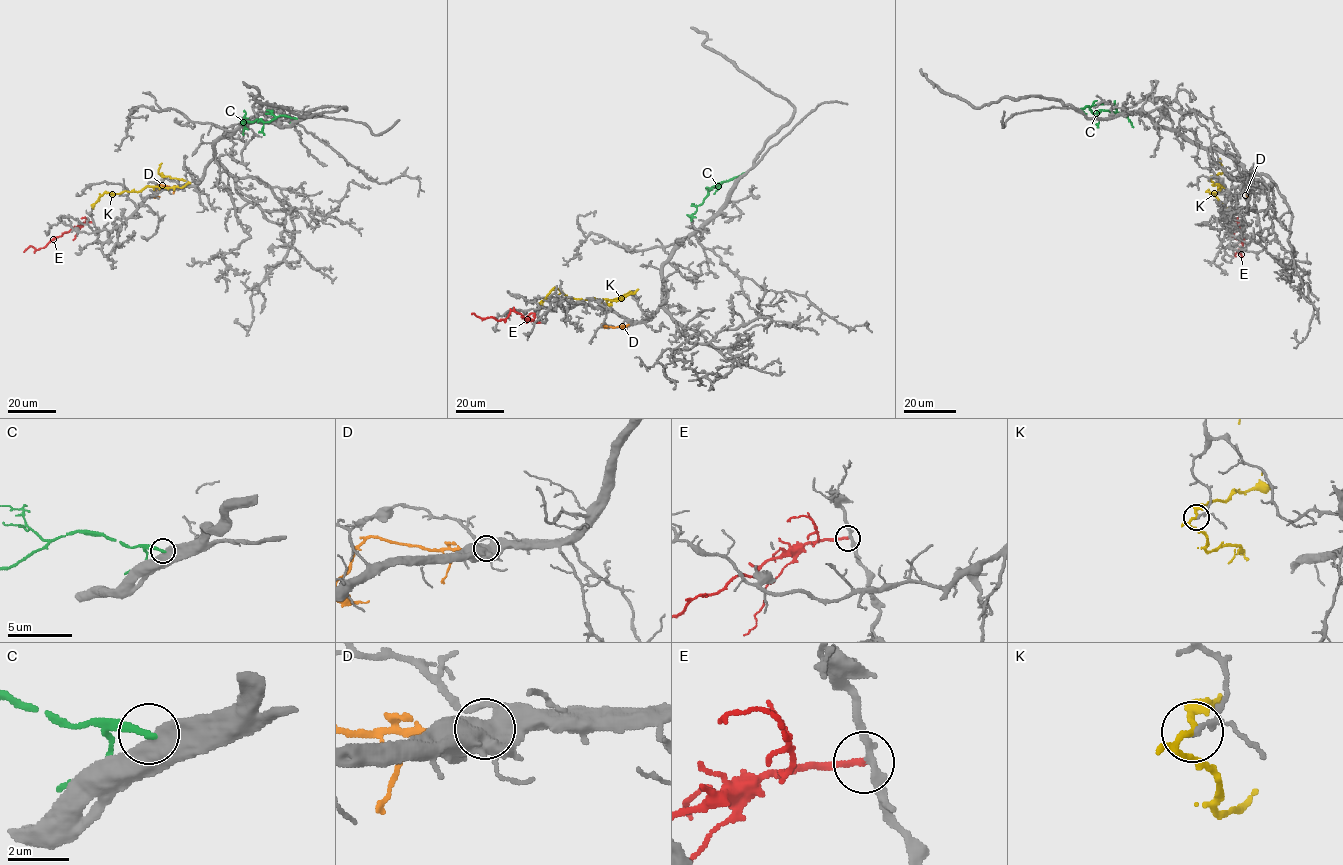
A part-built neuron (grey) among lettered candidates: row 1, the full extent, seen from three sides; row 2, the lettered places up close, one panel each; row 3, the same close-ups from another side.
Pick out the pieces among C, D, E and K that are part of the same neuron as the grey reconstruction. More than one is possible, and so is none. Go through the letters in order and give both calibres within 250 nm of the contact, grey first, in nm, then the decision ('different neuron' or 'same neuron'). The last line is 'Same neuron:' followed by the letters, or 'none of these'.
C: calibres 500 and 240 nm; different neuron
D: calibres 600 and 200 nm; different neuron
E: calibres 240 and 200 nm; same neuron
K: calibres 160 and 130 nm; different neuron
Same neuron: E

